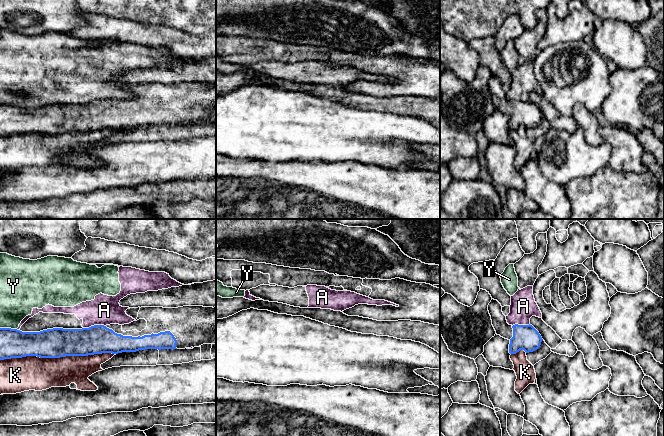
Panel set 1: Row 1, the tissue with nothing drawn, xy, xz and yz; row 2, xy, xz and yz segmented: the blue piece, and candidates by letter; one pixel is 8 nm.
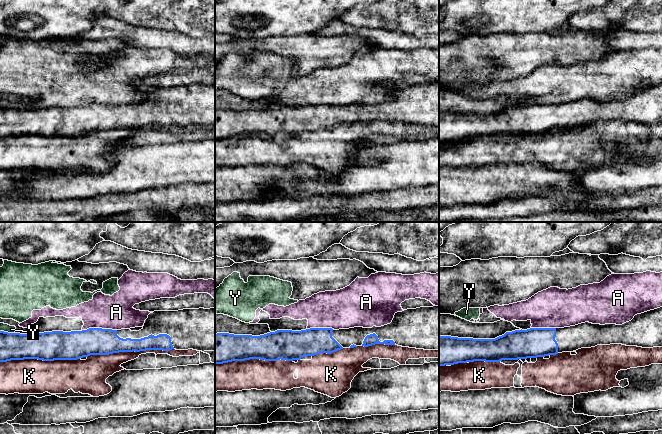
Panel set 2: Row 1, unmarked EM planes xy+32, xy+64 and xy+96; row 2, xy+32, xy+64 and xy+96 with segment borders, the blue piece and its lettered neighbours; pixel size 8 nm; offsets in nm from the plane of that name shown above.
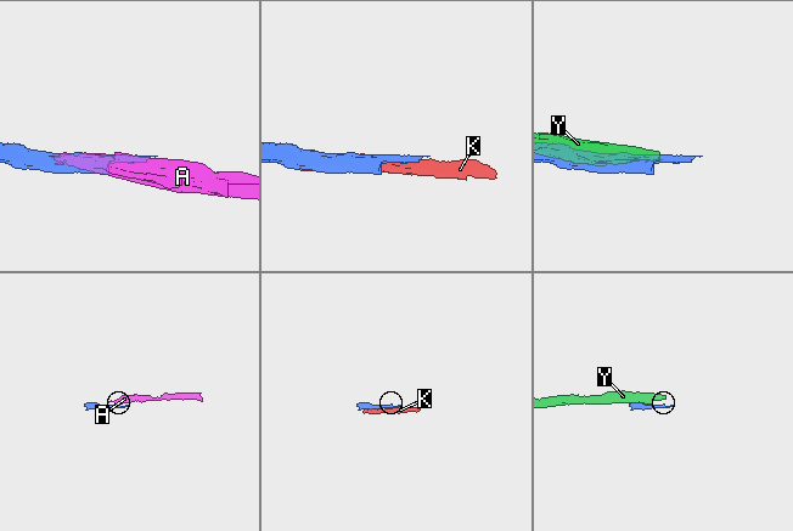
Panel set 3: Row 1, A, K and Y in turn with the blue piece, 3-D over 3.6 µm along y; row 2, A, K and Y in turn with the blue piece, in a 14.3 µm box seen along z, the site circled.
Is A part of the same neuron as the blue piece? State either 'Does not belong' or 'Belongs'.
Does not belong

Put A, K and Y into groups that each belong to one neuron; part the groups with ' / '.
A Y / K

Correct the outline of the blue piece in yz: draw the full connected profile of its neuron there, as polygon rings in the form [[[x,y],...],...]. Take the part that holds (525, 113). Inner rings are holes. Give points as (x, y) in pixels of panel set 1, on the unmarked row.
[[[515,100],[513,104],[513,113],[510,115],[509,129],[516,130],[520,126],[526,129],[537,126],[542,118],[542,113],[532,101]]]

